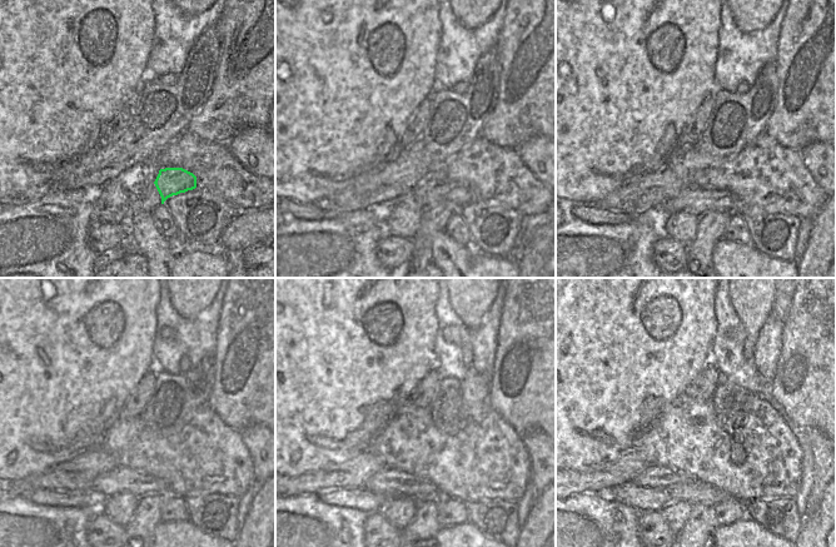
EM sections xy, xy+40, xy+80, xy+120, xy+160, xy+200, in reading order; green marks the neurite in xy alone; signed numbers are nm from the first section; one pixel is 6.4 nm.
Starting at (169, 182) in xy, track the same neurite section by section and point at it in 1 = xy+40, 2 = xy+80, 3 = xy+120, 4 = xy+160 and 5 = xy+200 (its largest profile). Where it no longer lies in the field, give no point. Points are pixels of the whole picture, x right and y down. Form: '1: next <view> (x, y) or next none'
1: next xy+40 (452, 197)
2: next xy+80 (711, 228)
3: next xy+120 (140, 531)
4: next xy+160 (421, 532)
5: next xy+200 (698, 532)

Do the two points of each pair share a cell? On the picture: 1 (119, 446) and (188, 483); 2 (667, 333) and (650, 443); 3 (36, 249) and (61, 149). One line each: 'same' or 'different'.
1: same
2: different
3: different

